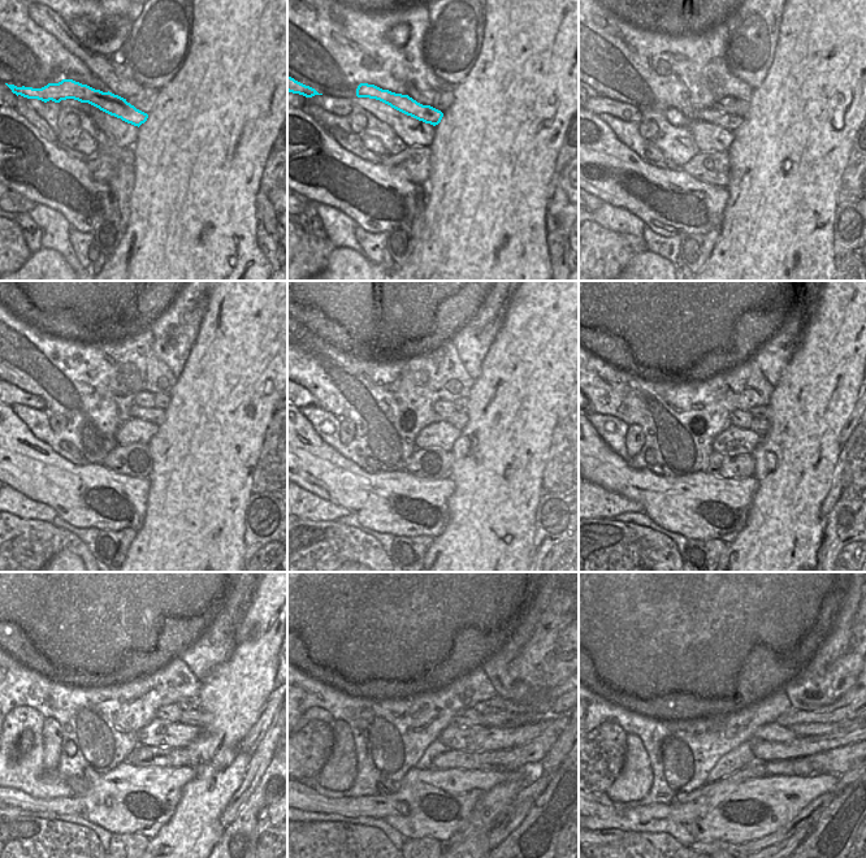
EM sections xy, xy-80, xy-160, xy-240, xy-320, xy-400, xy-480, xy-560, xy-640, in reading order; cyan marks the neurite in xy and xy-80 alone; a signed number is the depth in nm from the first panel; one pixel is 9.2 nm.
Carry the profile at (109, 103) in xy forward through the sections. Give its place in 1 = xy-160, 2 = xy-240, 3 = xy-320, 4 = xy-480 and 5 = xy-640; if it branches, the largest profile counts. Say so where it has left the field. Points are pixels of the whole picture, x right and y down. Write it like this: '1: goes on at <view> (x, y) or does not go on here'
1: goes on at xy-160 (731, 122)
2: goes on at xy-240 (156, 416)
3: goes on at xy-320 (458, 420)
4: goes on at xy-480 (196, 718)
5: goes on at xy-640 (813, 728)

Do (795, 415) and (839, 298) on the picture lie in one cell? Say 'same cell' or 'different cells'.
same cell

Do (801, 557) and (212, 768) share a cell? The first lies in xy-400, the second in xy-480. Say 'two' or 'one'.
one

